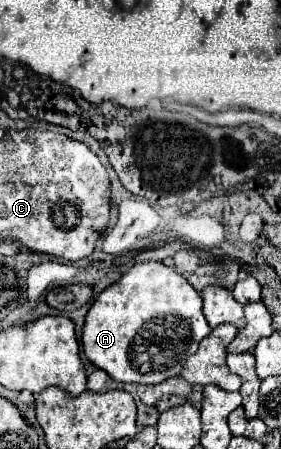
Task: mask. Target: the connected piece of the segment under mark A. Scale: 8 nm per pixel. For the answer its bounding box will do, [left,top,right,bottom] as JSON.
[82,262,212,384]

